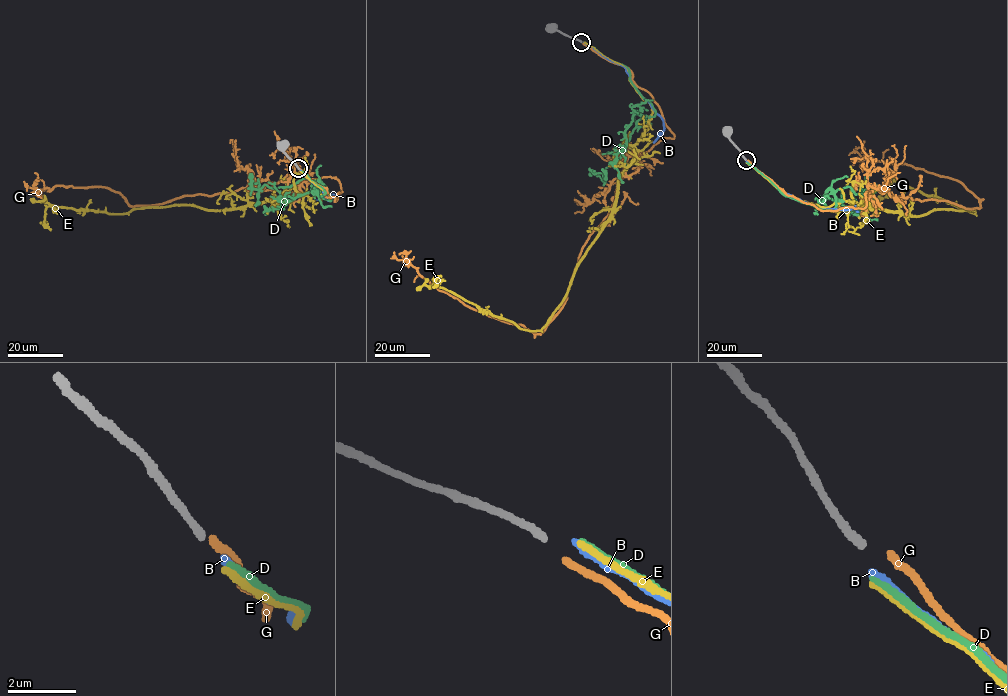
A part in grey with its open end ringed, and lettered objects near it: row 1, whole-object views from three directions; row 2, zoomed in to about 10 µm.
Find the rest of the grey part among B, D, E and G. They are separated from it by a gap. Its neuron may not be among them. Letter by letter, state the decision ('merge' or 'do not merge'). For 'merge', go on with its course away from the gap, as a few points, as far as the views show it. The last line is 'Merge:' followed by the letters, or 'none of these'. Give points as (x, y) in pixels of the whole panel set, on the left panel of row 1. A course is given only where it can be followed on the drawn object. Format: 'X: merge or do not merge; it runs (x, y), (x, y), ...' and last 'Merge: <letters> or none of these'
B: merge; it runs (300, 170), (321, 188), (324, 198), (329, 200), (336, 197), (325, 195), (317, 200)
D: do not merge
E: do not merge
G: do not merge
Merge: B

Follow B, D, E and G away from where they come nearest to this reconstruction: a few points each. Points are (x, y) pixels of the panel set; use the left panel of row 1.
B: (300, 170), (321, 188), (324, 198), (329, 200), (336, 197), (325, 195), (317, 200)
D: (301, 170), (330, 201), (321, 182), (304, 178), (290, 187), (256, 190), (252, 173)
E: (300, 171), (329, 198), (320, 190), (235, 208), (175, 204), (114, 214), (53, 205), (44, 216), (50, 230)
G: (299, 168), (335, 201), (337, 179), (293, 173), (262, 188), (133, 206), (99, 186), (36, 191), (34, 173)

